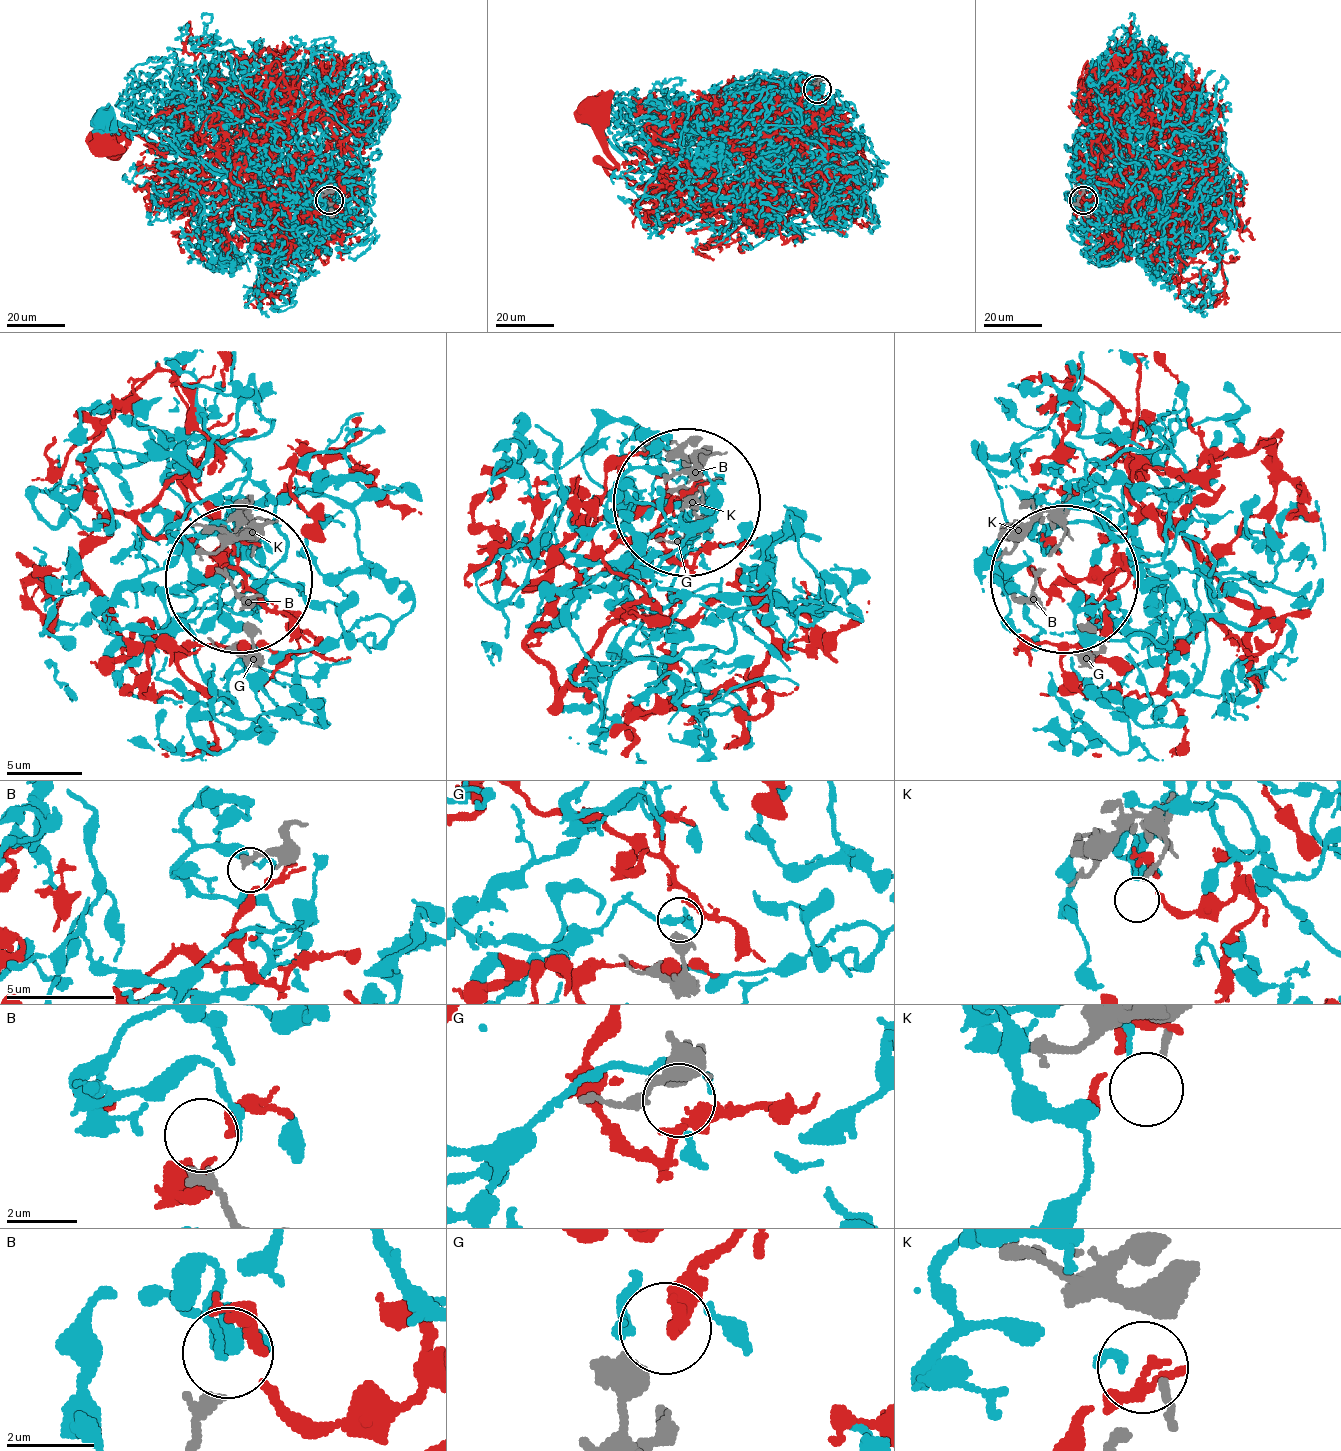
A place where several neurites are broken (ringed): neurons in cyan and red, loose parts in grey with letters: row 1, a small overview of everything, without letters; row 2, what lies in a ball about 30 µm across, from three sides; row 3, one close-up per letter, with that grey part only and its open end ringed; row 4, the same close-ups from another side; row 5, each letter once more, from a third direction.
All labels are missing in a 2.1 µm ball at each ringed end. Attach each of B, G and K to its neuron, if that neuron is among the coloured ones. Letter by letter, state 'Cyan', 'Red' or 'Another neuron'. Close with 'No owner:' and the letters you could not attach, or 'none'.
B: Another neuron
G: Red
K: Another neuron
No owner: B, K

